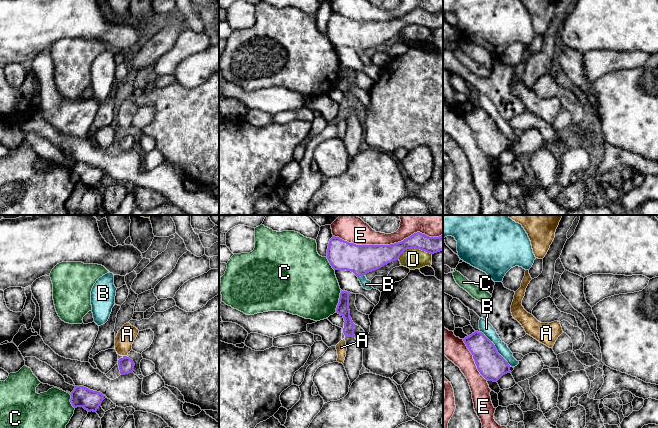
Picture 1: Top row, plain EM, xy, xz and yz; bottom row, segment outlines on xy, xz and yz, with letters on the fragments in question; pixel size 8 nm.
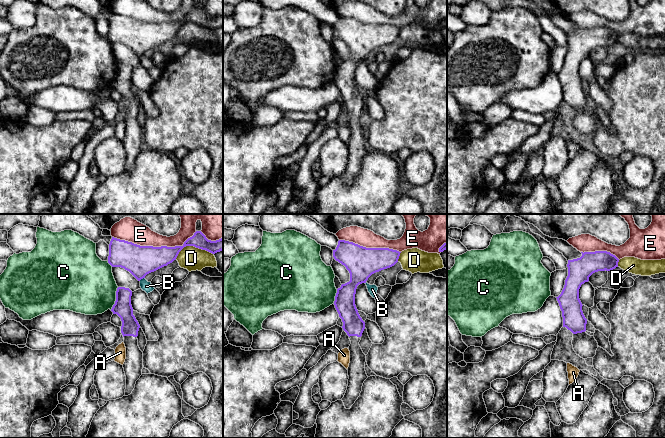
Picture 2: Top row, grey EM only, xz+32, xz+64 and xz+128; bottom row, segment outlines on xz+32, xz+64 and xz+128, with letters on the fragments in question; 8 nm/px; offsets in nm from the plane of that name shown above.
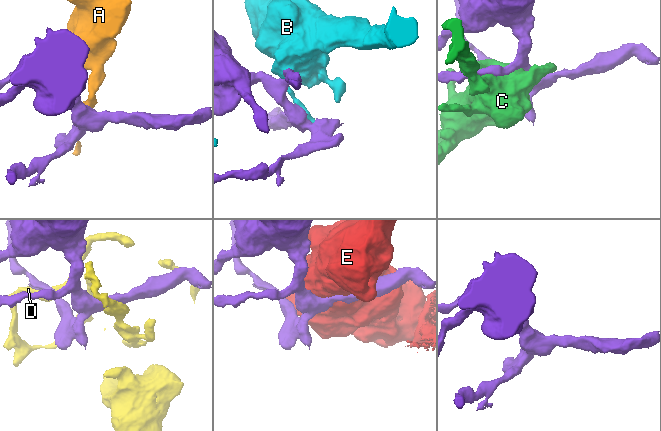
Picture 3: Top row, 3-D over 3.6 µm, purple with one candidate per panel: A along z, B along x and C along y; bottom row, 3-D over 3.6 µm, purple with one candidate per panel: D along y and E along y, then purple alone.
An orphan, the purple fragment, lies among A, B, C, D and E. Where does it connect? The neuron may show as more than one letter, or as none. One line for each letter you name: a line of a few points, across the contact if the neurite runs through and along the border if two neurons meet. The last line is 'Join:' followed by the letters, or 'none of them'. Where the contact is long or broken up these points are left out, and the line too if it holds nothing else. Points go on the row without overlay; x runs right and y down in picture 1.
Join: none of them

